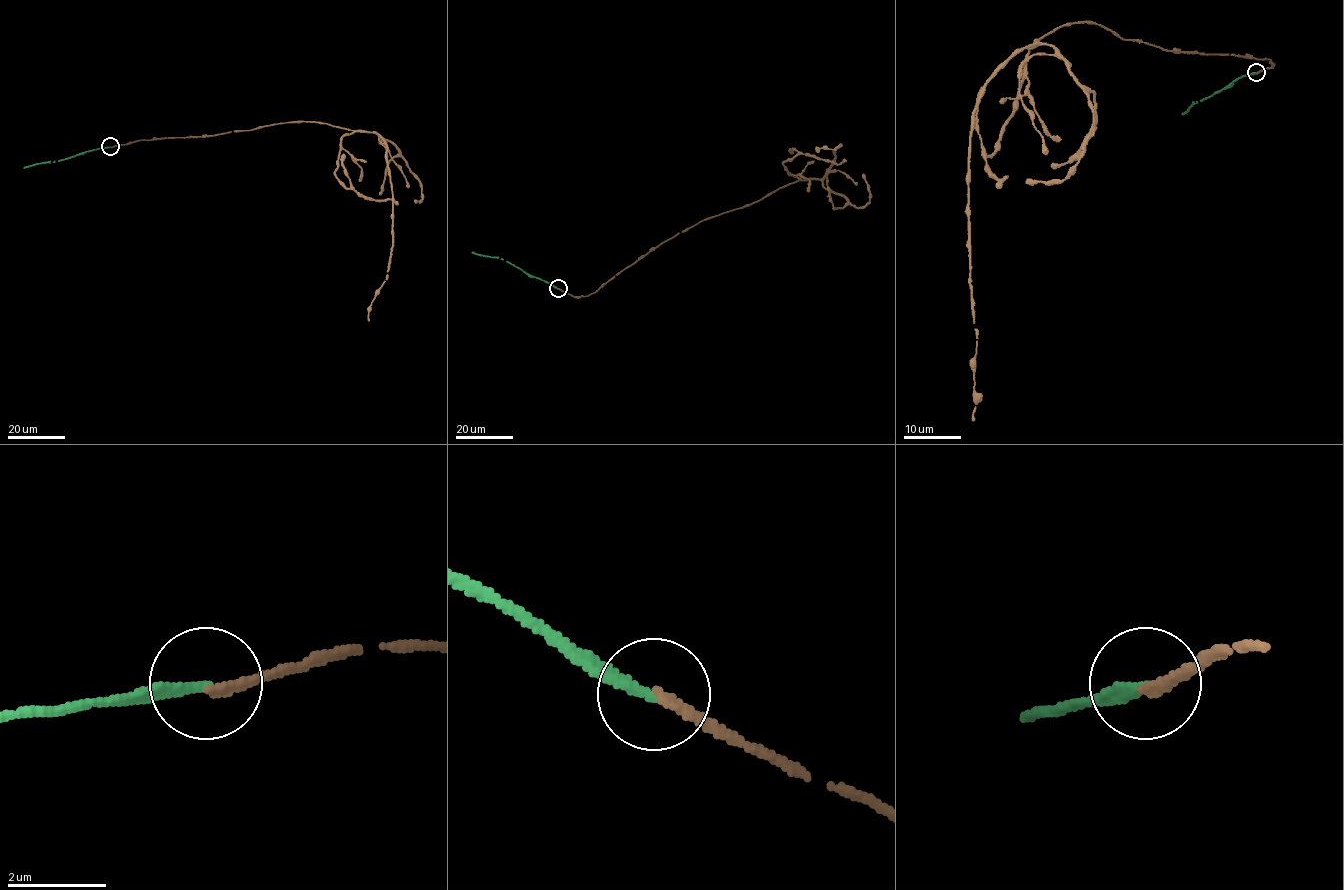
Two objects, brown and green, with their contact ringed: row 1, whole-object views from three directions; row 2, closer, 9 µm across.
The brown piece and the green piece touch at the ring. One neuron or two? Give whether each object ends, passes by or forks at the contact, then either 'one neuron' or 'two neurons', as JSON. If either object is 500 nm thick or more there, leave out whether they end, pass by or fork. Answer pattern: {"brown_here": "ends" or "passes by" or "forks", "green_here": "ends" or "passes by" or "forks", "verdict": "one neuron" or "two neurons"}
{"brown_here": "ends", "green_here": "ends", "verdict": "two neurons"}

